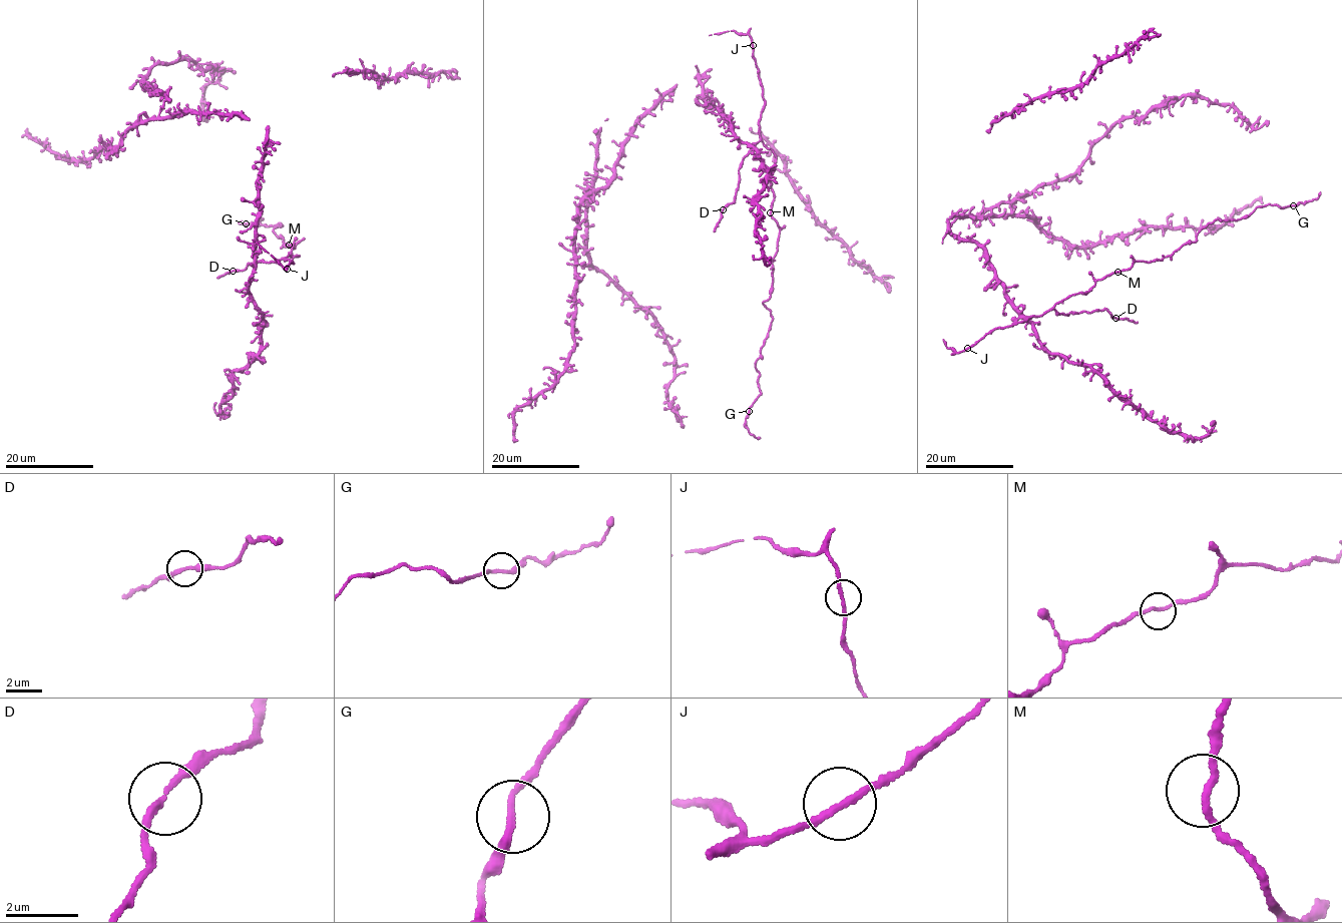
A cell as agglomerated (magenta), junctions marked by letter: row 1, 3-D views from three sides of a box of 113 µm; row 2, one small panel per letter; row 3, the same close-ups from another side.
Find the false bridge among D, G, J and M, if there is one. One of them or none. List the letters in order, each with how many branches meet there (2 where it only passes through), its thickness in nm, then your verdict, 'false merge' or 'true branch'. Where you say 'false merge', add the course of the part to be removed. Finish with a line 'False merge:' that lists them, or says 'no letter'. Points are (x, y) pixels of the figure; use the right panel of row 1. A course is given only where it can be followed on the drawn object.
D: branches 2; calibre 180 nm; true branch
G: branches 2; calibre 200 nm; true branch
J: branches 2; calibre 180 nm; true branch
M: branches 2; calibre 170 nm; true branch
False merge: no letter

